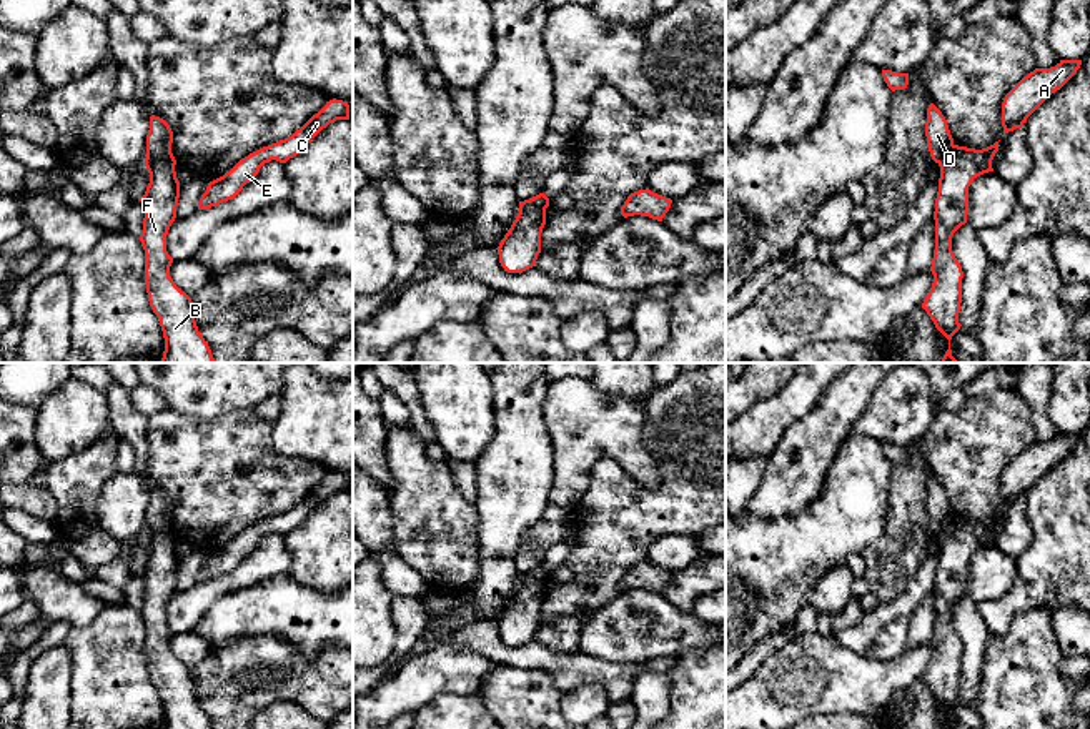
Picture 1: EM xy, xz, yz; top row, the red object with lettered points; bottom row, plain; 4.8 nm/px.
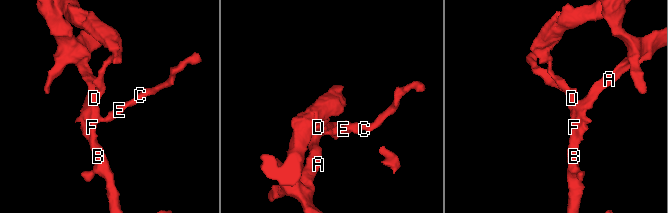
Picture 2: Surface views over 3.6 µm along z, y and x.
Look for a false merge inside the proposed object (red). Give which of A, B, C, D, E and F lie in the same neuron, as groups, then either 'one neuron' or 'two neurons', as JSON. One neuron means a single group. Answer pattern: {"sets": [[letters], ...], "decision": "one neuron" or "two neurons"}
{"sets": [["A", "B", "C", "E", "F"], ["D"]], "decision": "two neurons"}

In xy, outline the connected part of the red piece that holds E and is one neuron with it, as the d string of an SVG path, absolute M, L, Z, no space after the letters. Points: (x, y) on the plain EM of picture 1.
M333 471L291 509L250 526L223 549L210 554L200 571L198 583L218 579L235 571L258 548L265 536L271 533L286 536L301 526L323 501L336 493L349 493L349 478L348 474Z

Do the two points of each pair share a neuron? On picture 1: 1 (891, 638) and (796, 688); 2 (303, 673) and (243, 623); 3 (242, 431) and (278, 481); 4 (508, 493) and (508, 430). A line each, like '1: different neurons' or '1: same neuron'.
1: different neurons
2: different neurons
3: same neuron
4: same neuron

